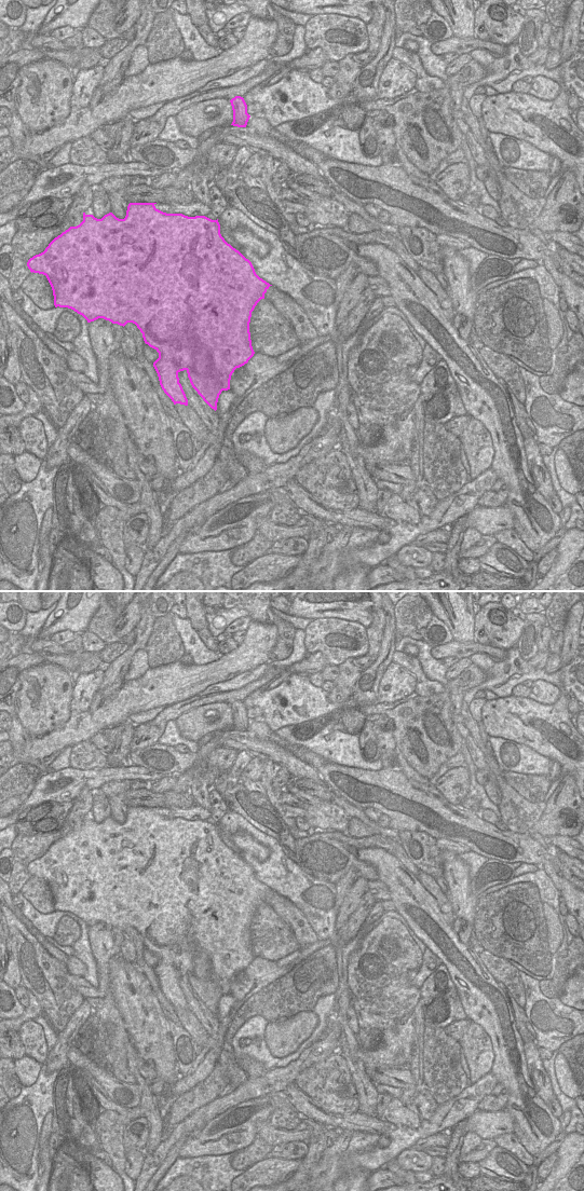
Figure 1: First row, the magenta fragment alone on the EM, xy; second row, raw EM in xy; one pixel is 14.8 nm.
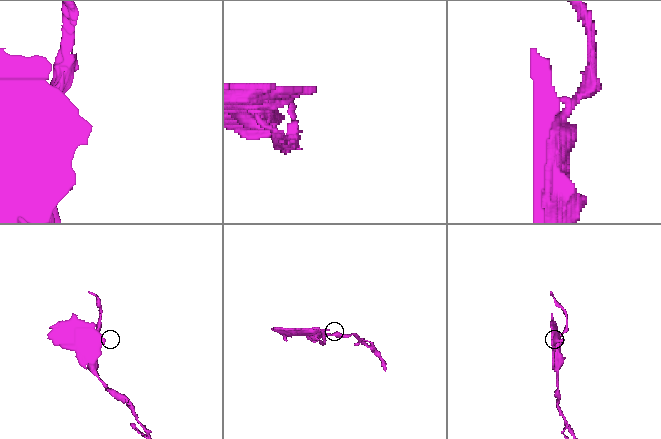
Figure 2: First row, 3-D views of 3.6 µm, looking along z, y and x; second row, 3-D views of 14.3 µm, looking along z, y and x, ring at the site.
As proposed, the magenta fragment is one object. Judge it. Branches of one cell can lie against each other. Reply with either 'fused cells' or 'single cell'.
fused cells

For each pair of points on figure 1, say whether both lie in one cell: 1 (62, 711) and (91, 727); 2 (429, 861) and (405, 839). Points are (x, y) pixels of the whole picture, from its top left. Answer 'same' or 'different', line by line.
1: different
2: same

